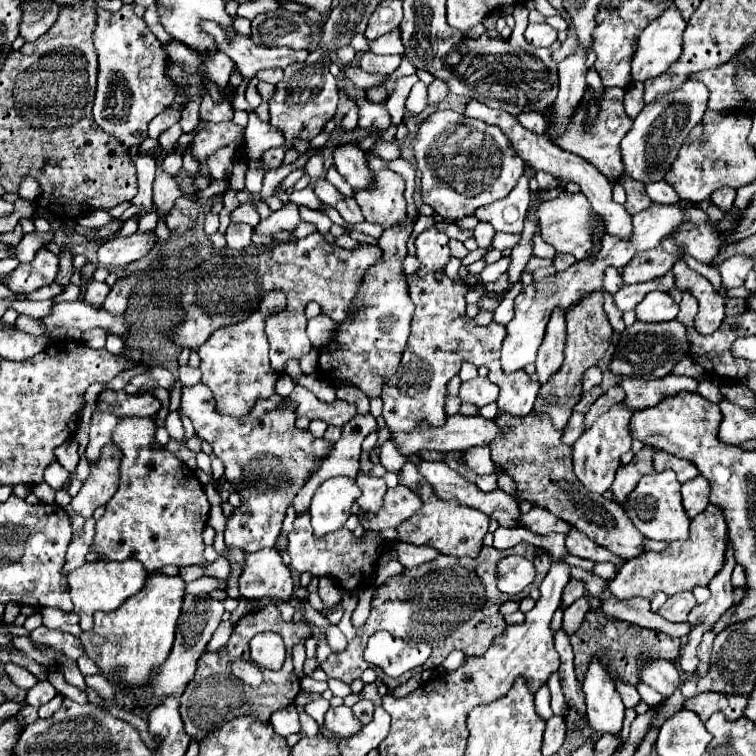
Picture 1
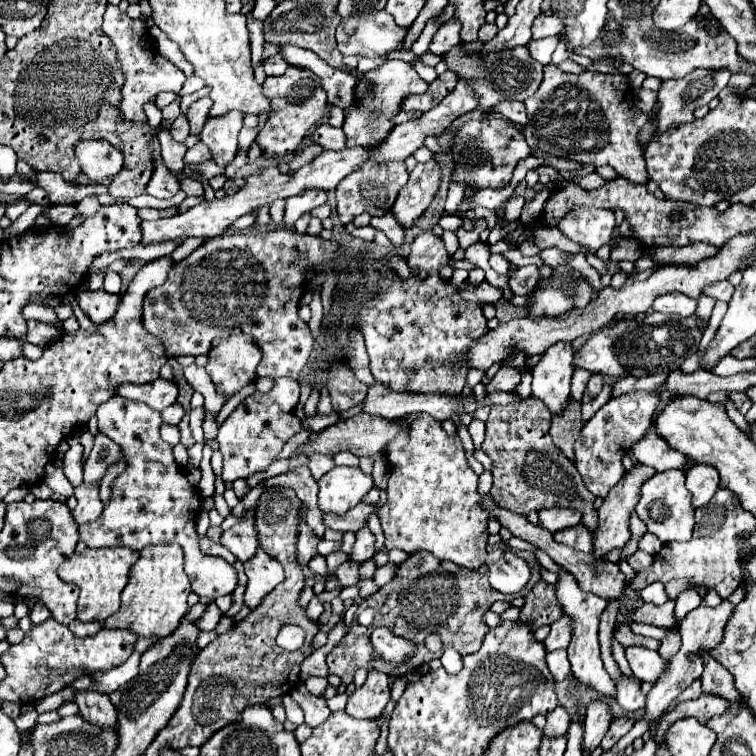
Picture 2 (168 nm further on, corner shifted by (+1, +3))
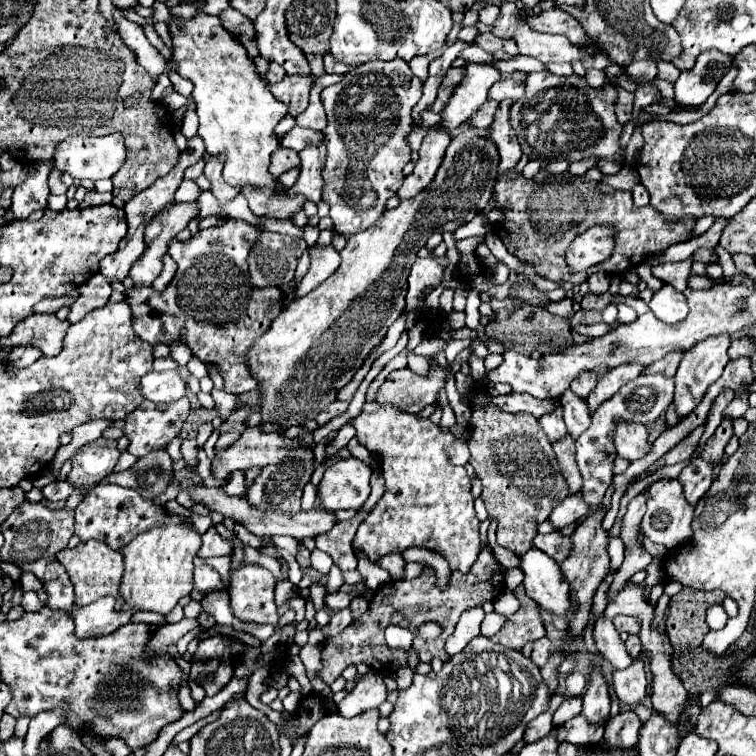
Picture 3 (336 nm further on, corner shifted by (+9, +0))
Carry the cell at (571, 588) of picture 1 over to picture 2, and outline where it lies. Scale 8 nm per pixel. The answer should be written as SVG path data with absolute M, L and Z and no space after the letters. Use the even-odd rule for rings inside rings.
M540 580L528 592L520 620L532 622L532 630L536 630L544 624L556 622L560 616L564 616L564 610L560 610L560 602L556 602L556 586Z

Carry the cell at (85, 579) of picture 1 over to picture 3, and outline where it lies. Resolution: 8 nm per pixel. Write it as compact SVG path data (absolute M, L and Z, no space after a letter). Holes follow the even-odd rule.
M84 541L74 549L62 549L58 553L58 561L66 567L70 581L74 585L74 595L76 595L76 605L84 607L100 597L112 595L116 597L116 611L120 611L122 607L122 599L120 599L120 581L124 575L124 563L122 563L122 553L110 549L106 543L102 541Z

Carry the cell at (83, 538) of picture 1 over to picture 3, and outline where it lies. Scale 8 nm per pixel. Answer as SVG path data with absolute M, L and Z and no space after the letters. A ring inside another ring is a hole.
M96 439L78 449L72 457L72 471L68 481L76 487L90 487L98 483L104 475L112 473L114 465L120 459L120 451L116 449L116 439Z

